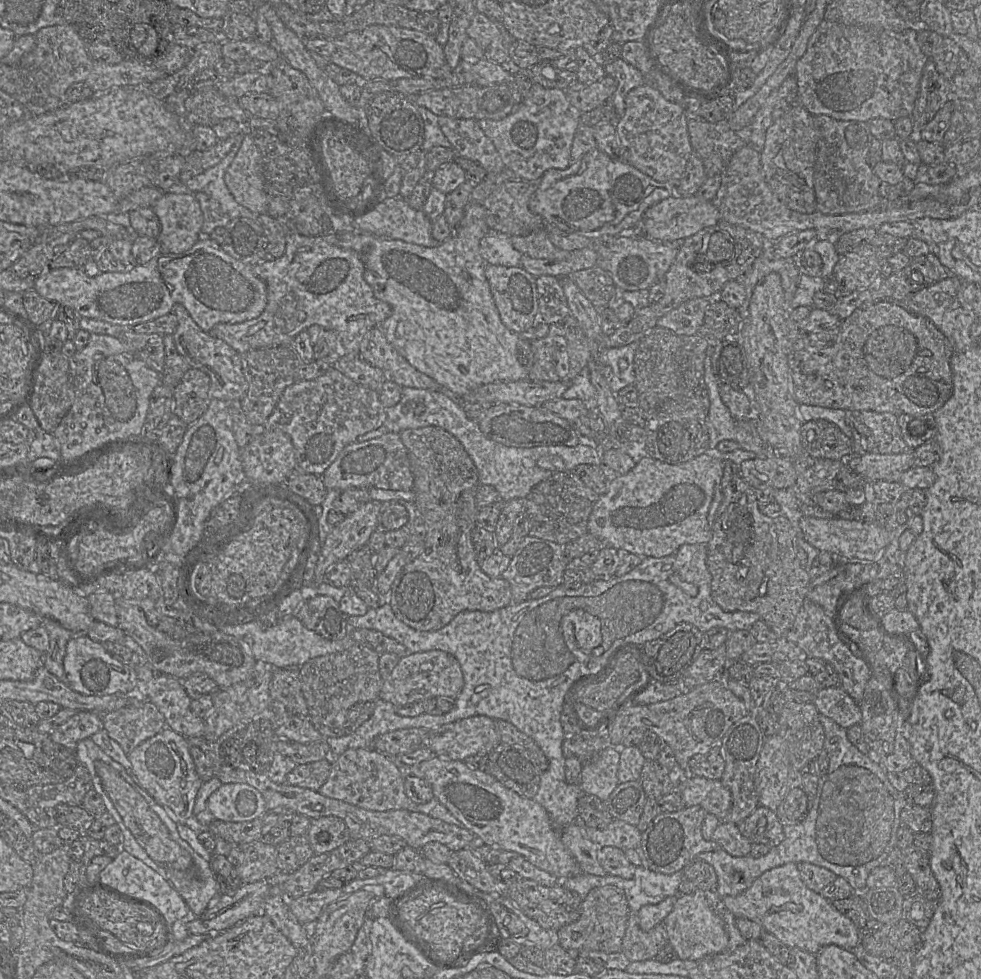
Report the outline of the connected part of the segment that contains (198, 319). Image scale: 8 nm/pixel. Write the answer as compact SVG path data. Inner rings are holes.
M209 236L202 237L199 239L191 249L183 252L174 254L171 252L162 252L146 264L134 265L130 267L128 271L125 272L102 272L96 276L89 276L83 268L57 268L57 269L48 269L46 272L41 274L35 279L34 290L41 295L42 297L53 301L60 306L68 306L78 312L81 317L92 318L105 321L113 325L119 325L122 327L134 327L137 324L154 320L161 316L164 316L172 312L173 306L176 303L182 304L194 322L205 332L209 332L216 324L219 323L241 323L247 320L257 318L266 308L267 305L267 285L266 283L258 277L252 266L246 265L228 253L226 253L221 245Z

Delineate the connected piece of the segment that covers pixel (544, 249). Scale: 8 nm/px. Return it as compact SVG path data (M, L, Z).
M543 228L525 236L511 236L511 242L516 250L532 258L562 260L569 255L569 251L562 250L551 242Z

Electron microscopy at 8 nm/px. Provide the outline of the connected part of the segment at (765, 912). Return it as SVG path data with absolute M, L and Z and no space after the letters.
M793 862L764 872L741 894L723 898L722 905L735 917L757 922L787 947L811 954L831 944L852 950L861 940L861 930L821 893L809 889L801 879L798 864Z

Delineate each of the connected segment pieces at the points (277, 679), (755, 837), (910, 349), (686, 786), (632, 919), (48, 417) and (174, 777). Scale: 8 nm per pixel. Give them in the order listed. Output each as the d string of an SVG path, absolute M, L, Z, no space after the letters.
M283 668L274 671L270 686L271 701L281 703L291 714L309 718L302 694L299 668Z
M761 805L738 824L738 827L752 844L762 843L772 848L784 840L783 824L776 813Z
M872 299L833 328L800 335L790 344L788 365L792 391L799 405L842 409L846 413L877 413L922 416L939 410L952 396L953 374L950 359L954 347L926 317L908 310L904 301Z
M693 776L685 782L675 781L675 790L681 794L686 807L699 805L721 821L732 805L732 795L721 780Z
M629 911L627 928L620 951L630 962L654 959L668 943L667 931L663 923L650 931L643 931L639 927L637 913Z
M61 351L45 353L36 373L29 405L42 429L52 433L74 400L69 358Z
M164 728L154 737L142 742L127 757L131 763L135 781L169 816L179 823L193 823L195 799L203 781L189 752L188 739L169 728Z

